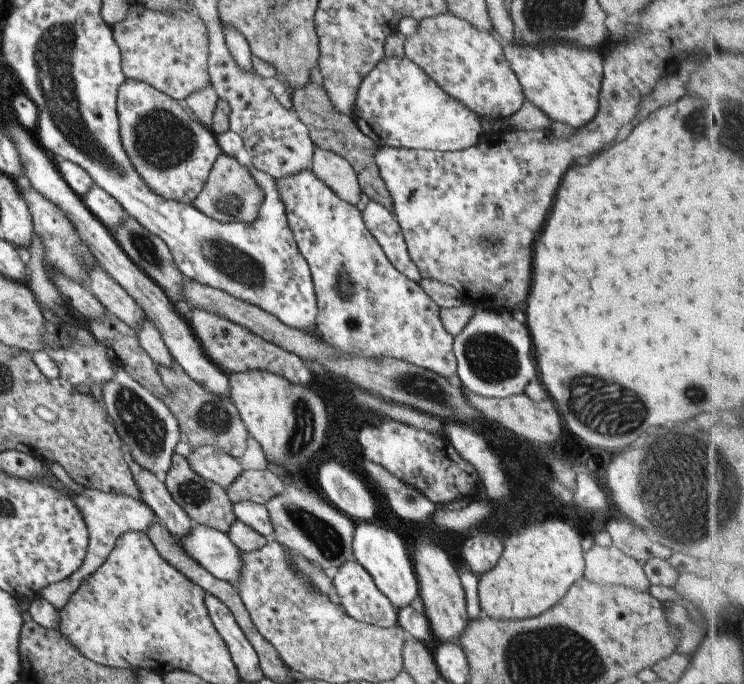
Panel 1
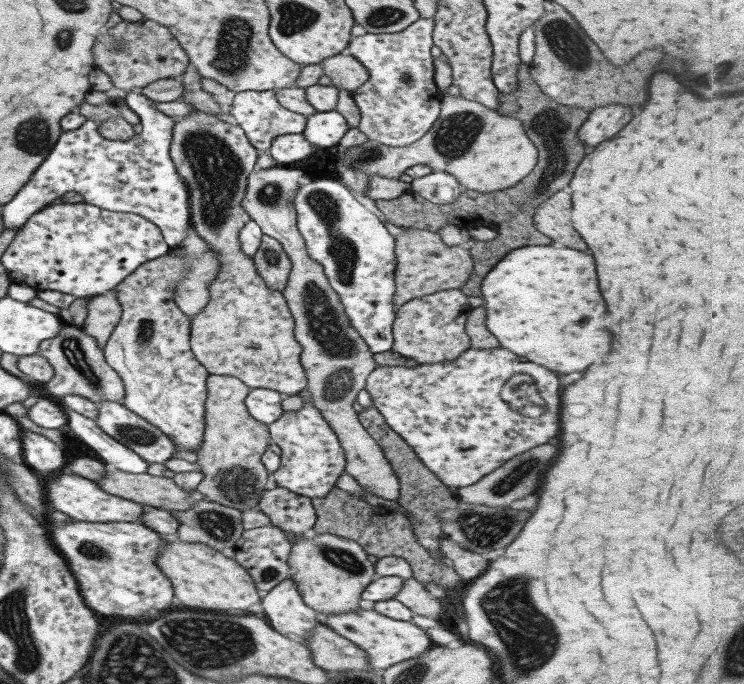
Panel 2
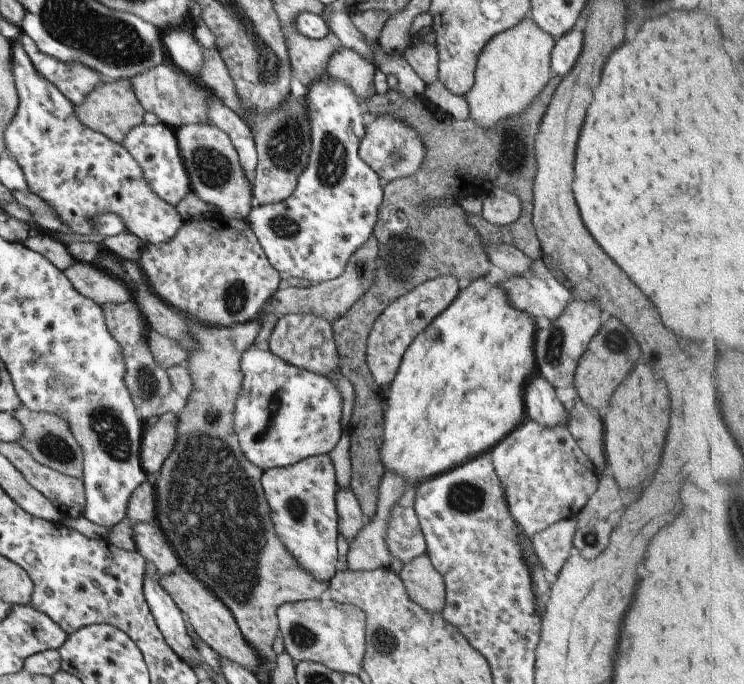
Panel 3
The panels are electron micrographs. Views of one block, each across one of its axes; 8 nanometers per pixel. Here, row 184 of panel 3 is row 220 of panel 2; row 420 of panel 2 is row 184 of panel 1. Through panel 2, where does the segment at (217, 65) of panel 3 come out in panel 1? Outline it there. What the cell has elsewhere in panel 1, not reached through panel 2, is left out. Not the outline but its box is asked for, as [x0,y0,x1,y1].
[311,147,362,205]

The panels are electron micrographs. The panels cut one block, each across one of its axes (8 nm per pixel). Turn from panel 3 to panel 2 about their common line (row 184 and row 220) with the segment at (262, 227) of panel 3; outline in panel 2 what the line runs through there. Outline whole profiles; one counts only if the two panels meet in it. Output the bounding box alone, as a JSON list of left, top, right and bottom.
[293,176,398,353]

